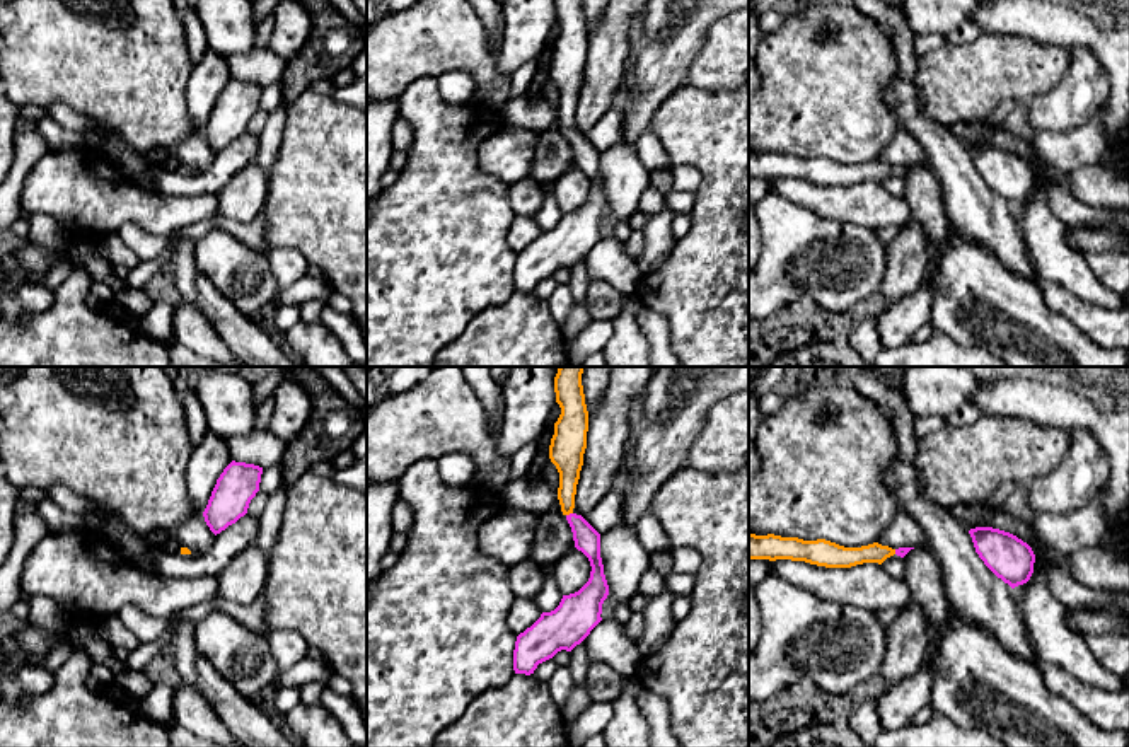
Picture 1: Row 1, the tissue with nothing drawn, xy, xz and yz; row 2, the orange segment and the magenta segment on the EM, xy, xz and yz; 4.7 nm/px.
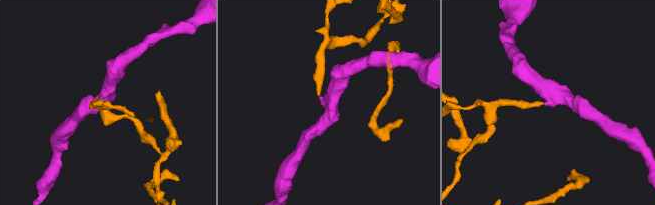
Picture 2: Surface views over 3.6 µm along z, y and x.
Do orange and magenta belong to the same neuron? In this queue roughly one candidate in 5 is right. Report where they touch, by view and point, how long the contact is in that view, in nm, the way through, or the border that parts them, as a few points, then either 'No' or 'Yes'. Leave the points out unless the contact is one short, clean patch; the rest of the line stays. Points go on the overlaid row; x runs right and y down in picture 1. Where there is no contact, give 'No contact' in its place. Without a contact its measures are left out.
Touches orange at xz (568, 514). Shared border 40 nm. Path across: xz (568, 461), (568, 514), (587, 539). Yes

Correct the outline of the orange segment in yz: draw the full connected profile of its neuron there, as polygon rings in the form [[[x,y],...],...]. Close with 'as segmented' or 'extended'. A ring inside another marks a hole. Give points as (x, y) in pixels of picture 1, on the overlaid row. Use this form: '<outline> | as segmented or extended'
[[[749,534],[749,561],[791,559],[825,568],[851,568],[863,563],[882,565],[887,558],[894,554],[904,558],[911,549],[914,547],[892,549],[878,542],[861,547],[844,547],[825,539],[803,541],[798,537],[781,537],[774,534],[767,536]]] | extended

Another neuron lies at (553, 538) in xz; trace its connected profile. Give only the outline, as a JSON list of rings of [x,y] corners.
[[[563,512],[541,515],[534,534],[532,556],[536,563],[553,566],[575,547],[573,532]]]

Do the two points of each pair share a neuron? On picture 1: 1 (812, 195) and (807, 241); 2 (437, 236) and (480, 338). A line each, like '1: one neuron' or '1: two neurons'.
1: two neurons
2: two neurons

